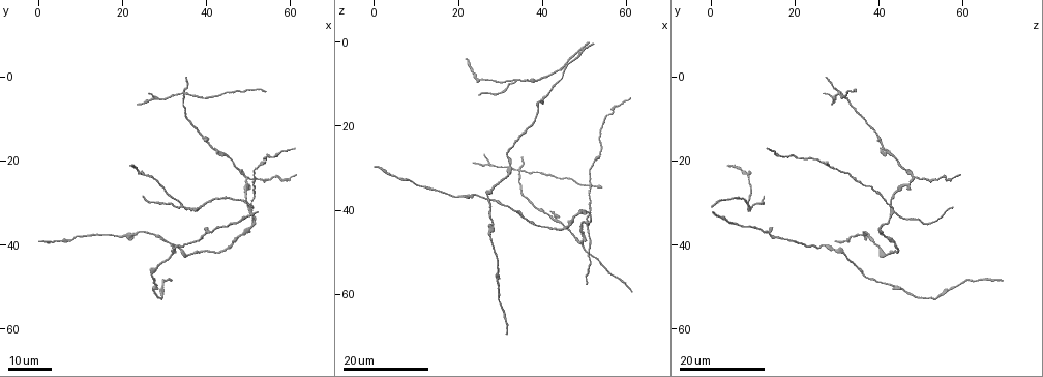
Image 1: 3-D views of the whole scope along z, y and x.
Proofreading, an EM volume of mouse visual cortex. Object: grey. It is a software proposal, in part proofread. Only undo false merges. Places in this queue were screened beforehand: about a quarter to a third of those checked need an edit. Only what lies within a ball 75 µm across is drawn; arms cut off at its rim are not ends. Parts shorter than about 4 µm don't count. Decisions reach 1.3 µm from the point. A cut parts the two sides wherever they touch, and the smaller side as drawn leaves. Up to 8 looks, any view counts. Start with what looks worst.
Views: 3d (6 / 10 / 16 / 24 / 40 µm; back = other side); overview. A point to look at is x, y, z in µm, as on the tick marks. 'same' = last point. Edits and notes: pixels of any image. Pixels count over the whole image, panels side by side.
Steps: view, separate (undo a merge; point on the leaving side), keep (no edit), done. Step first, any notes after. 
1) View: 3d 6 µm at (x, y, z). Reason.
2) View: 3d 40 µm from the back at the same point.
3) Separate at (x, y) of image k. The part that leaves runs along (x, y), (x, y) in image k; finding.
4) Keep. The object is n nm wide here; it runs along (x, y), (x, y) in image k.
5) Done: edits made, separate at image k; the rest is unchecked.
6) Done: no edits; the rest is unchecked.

View: 3d 24 µm at (50.0, 31.5, 43.0). Looks like a crossing.

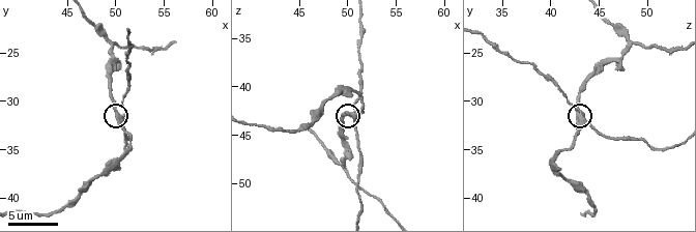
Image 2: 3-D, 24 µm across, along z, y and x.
View: 3d 6 µm at (50.4, 31.6, 43.2). Zoom in.

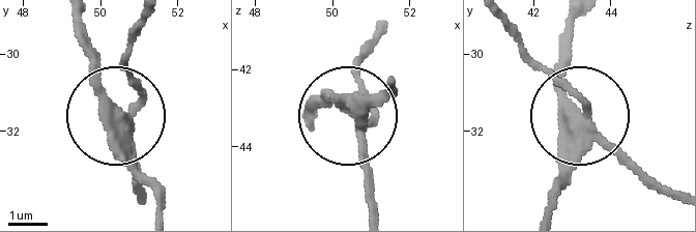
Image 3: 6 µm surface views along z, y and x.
Separate at (366, 165) of image 3. The object is 310 nm wide here; a second neuron is stuck on.

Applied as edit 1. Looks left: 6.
View: overview. Redraw.

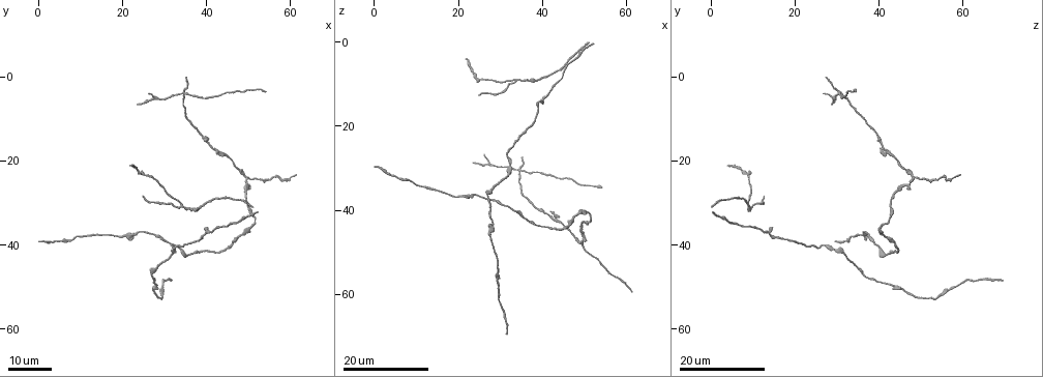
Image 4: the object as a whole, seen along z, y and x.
View: 3d 24 µm at (49.5, 24.0, 48.5).

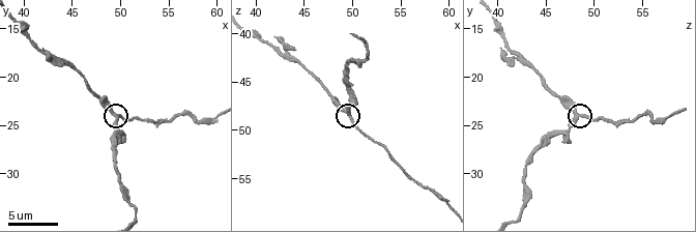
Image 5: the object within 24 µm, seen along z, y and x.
View: 3d 10 µm at (49.4, 23.8, 48.2). Zoom in.

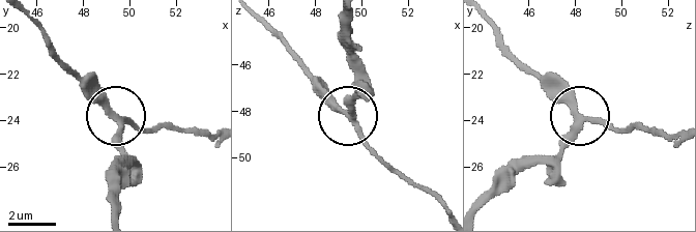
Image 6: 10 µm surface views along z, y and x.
View: 3d 10 µm from the back at (49.6, 24.0, 48.2). From behind.

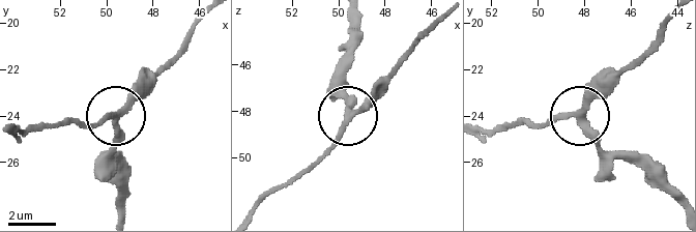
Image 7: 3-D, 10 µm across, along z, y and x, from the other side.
Keep. It runs along (676, 200), (629, 163), (605, 152), (581, 119), (524, 123) in image 7; one neuron here.

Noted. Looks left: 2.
View: 3d 24 µm at (34.5, 30.5, 9.5). Arms part here.

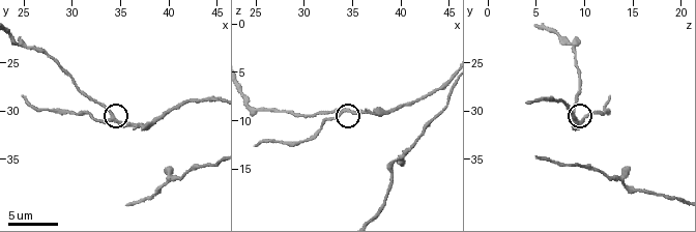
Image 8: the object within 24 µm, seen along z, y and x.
View: 3d 10 µm at (34.0, 30.4, 9.0).

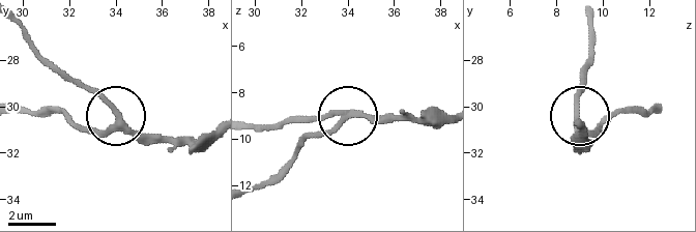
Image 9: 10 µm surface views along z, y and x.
Keep. It runs along (214, 128), (191, 141), (143, 141), (116, 121), (68, 125) in image 9; one neuron here.

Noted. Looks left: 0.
Done: edits made, separate at image 3; the rest is unchecked.

